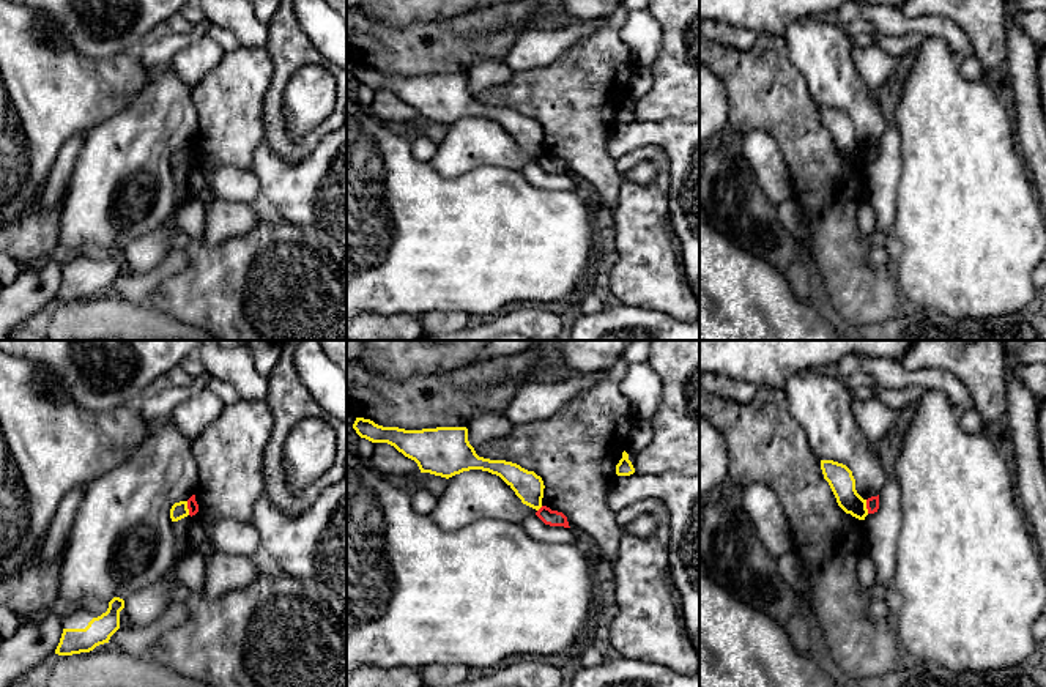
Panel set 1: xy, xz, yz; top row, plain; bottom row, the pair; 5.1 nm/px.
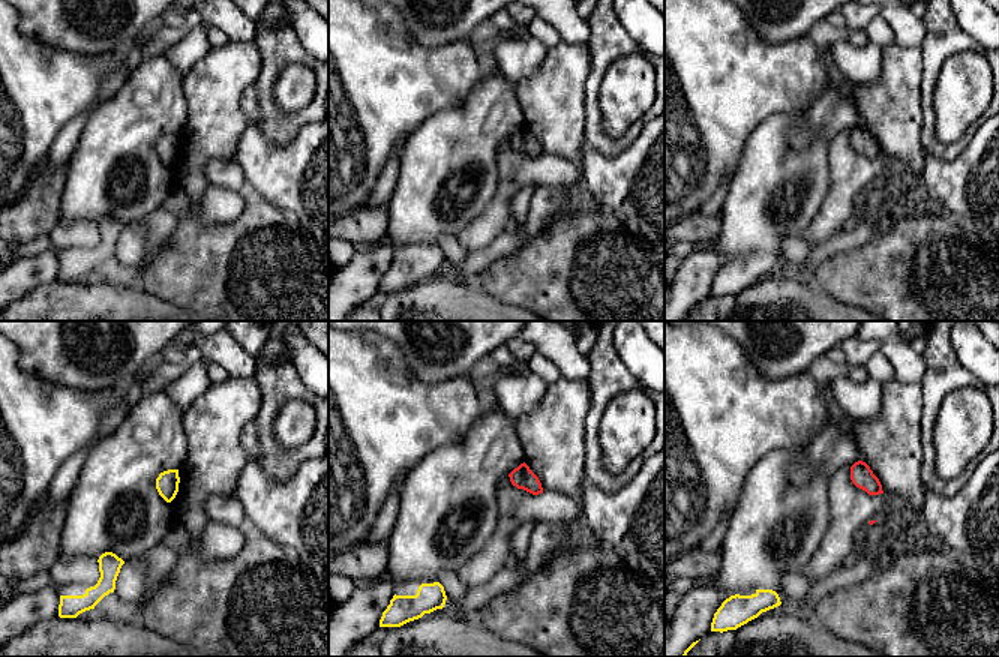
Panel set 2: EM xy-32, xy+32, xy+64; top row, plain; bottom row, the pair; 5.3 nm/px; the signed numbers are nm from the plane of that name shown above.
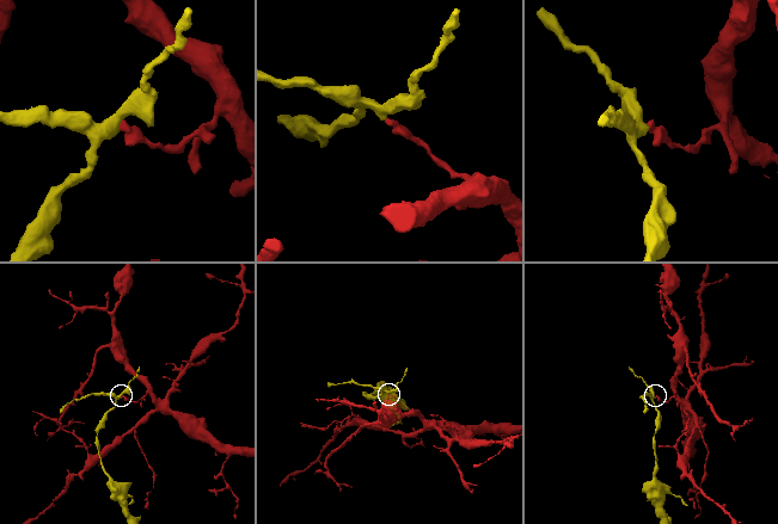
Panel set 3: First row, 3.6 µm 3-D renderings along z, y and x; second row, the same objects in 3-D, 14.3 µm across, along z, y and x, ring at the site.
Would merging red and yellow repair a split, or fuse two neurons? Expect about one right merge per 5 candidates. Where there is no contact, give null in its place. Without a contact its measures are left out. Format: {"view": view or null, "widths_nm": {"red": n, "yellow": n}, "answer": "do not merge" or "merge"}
{"view": "xy", "widths_nm": {"red": 60, "yellow": 90}, "answer": "do not merge"}

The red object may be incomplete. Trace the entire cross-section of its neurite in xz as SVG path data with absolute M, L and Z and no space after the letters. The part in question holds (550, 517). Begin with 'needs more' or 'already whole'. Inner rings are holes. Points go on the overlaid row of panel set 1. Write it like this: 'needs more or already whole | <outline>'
already whole | M542 506L542 507L536 512L536 515L537 515L545 525L570 528L570 526L569 526L569 522L567 522L567 517L566 517L562 512L551 511L551 509L547 507L547 506Z

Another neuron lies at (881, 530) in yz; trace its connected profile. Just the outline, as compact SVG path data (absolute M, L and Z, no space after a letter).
M888 481L879 493L879 509L863 520L863 544L876 566L876 586L892 586L896 572L896 539L903 523L898 482Z

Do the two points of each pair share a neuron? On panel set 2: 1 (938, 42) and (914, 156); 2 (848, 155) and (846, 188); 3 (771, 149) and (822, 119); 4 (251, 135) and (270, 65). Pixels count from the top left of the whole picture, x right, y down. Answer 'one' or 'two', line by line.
1: two
2: one
3: one
4: two

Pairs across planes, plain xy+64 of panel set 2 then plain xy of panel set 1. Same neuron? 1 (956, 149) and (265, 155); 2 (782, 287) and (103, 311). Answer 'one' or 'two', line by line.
1: two
2: one

